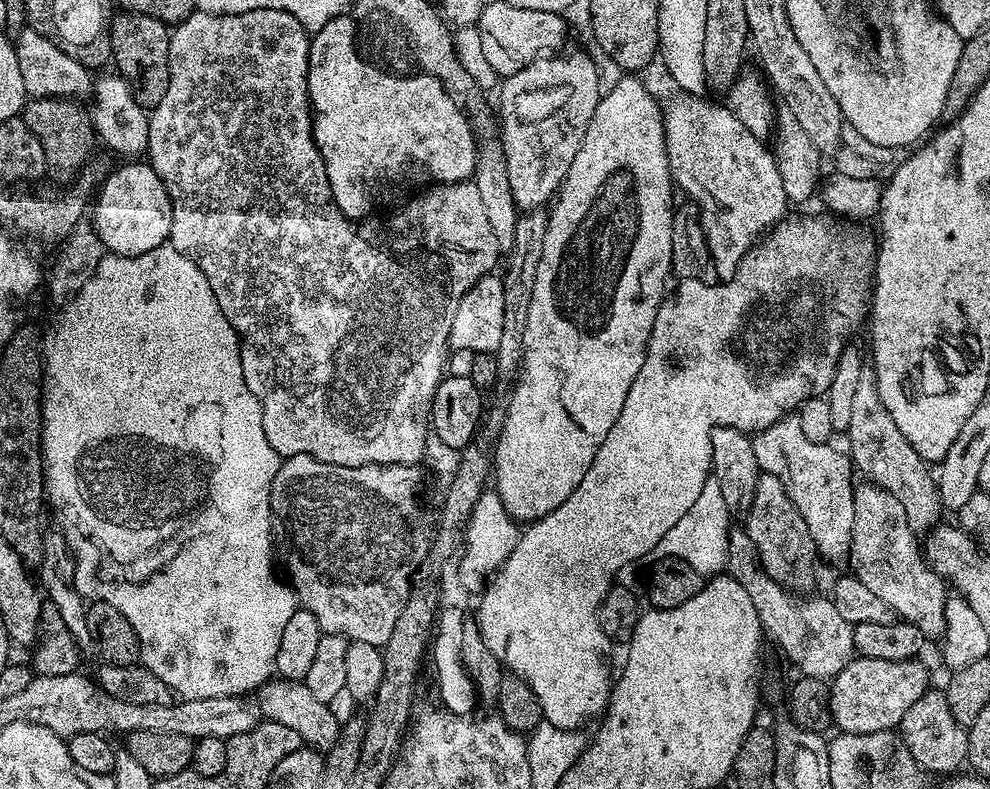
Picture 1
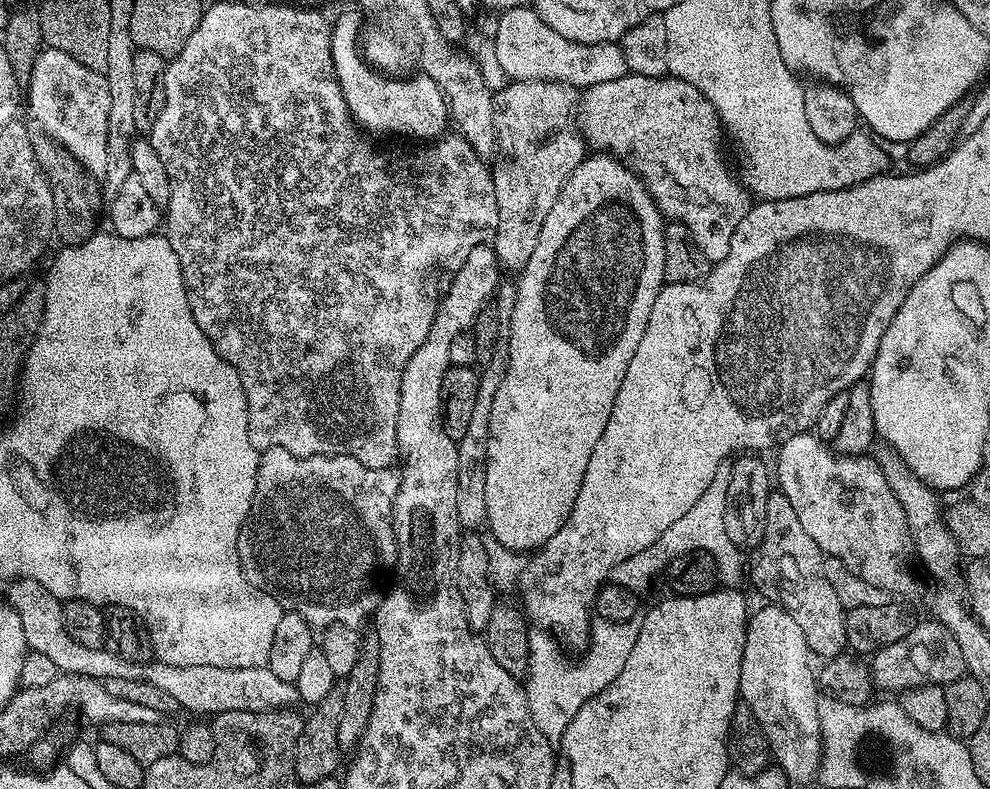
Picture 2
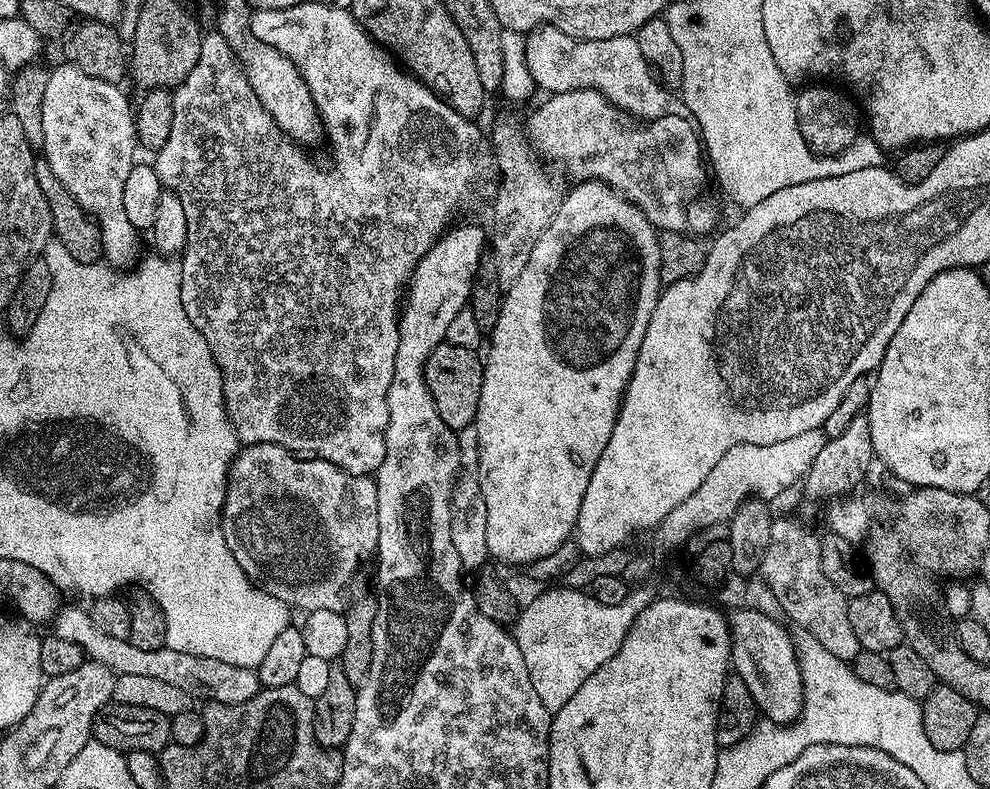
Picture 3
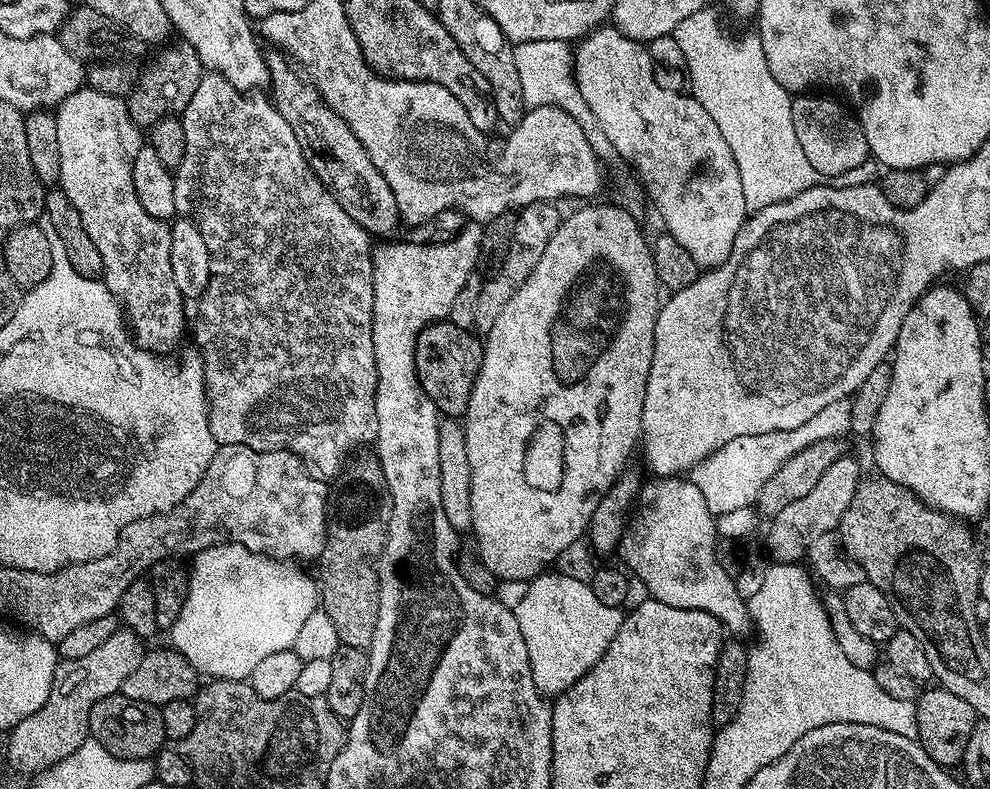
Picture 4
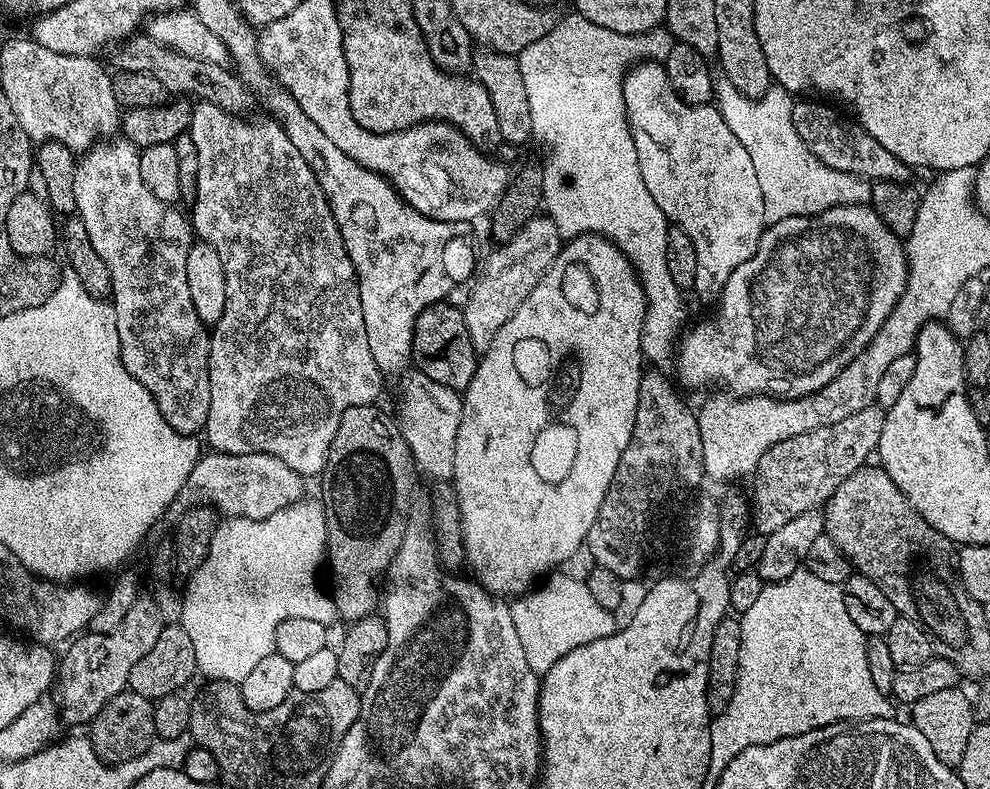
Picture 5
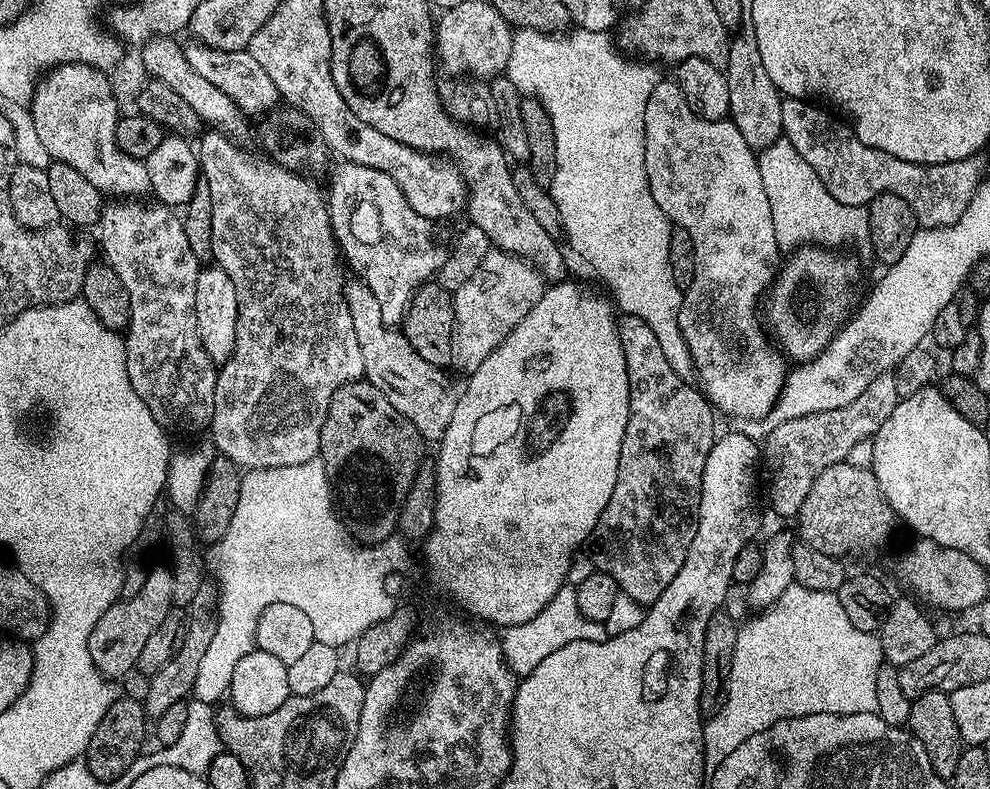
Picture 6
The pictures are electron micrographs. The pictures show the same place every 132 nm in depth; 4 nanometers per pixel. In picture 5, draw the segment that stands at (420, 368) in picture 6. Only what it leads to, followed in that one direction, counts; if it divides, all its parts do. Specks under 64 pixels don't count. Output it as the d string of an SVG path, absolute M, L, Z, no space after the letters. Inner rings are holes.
M415 370L409 371L404 378L400 384L398 420L402 425L404 441L412 451L415 467L419 471L421 468L428 475L429 481L451 481L454 474L454 442L458 438L458 426L462 422L464 409L461 393L442 386L442 382L434 382L434 378L426 378L426 374Z

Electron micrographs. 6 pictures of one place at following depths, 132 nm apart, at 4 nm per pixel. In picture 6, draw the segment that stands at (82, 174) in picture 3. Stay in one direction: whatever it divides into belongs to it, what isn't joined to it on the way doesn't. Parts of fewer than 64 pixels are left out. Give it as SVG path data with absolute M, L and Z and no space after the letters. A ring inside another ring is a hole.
M120 198L115 202L105 203L104 213L100 215L100 223L98 225L100 242L104 246L103 259L114 270L114 274L118 274L118 278L122 278L122 286L126 286L126 294L130 294L130 318L128 319L126 339L124 340L124 365L126 366L126 374L130 378L130 382L134 386L138 398L142 398L142 402L146 402L150 414L154 414L156 421L169 433L200 432L203 428L205 431L211 425L212 415L214 414L214 390L216 389L218 368L217 365L213 364L212 359L209 358L206 350L202 346L202 338L198 334L198 322L194 314L194 294L198 290L198 274L200 273L202 264L201 261L194 258L194 250L190 250L190 241L186 239L183 219L177 213L175 216L172 213L175 211L171 207L159 202L151 202L152 204L142 203L146 202L137 202L132 198Z

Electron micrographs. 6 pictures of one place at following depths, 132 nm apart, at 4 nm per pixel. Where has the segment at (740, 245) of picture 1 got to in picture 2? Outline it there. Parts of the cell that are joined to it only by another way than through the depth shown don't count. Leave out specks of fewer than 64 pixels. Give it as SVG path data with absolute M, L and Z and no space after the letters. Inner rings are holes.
M625 74L610 82L589 84L578 100L578 127L589 149L616 157L640 177L660 207L660 215L684 224L709 262L730 254L730 238L754 200L728 169L720 116L690 82L671 74Z

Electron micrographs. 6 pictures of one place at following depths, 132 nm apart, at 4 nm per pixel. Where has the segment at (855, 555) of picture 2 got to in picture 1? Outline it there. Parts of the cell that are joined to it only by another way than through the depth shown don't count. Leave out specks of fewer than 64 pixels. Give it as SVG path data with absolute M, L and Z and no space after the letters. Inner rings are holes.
M789 414L774 422L766 430L752 436L754 458L758 458L761 473L777 476L790 494L790 502L798 506L798 514L806 518L806 530L814 538L814 546L821 557L840 560L849 555L854 522L854 465L843 451L831 443L810 442L802 434L799 415Z

